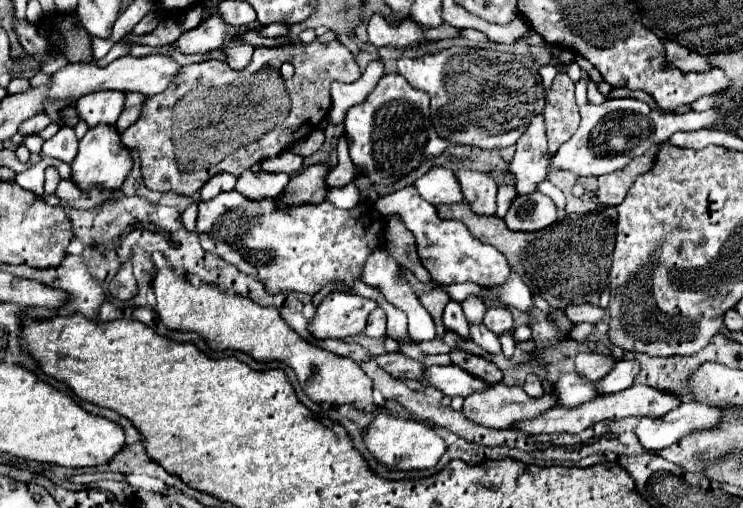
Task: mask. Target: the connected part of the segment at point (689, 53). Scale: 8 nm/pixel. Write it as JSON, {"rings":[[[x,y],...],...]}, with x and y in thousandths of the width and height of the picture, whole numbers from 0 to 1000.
{"rings":[[[894,83],[896,118],[902,130],[910,130],[918,142],[953,142],[958,138],[950,110],[942,110],[934,98],[926,98],[910,83]]]}

